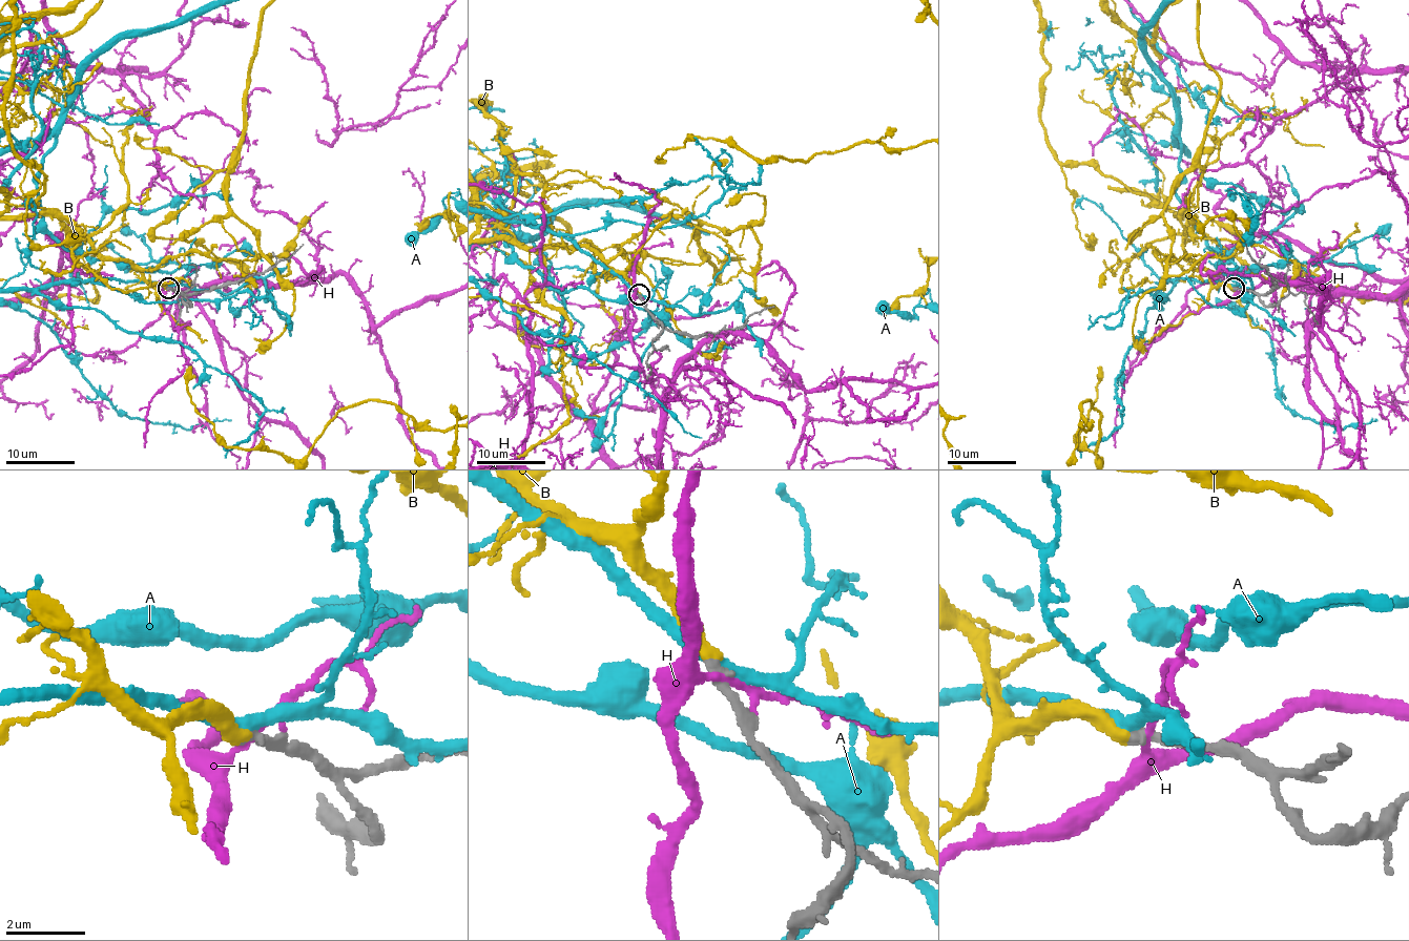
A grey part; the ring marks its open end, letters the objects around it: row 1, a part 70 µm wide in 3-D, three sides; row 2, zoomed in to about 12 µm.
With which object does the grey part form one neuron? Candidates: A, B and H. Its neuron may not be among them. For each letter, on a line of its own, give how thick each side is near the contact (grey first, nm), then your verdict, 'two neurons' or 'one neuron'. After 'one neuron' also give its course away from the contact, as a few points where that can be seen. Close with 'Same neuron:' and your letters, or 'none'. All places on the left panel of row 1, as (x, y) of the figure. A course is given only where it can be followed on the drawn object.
A: calibres 320 and 320 nm; two neurons
B: calibres 300 and 360 nm; one neuron
H: calibres 360 and 240 nm; two neurons
Same neuron: B

